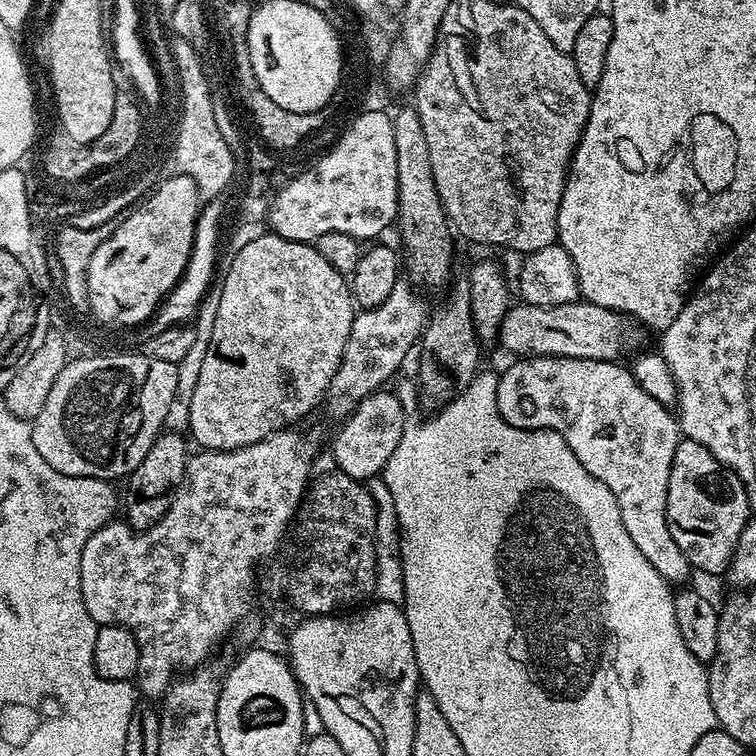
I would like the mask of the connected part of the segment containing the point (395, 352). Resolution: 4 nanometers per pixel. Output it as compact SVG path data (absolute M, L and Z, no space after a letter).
M401 282L394 286L390 298L386 298L382 306L366 308L353 315L350 338L346 342L342 362L328 387L331 399L336 399L338 407L351 410L362 398L383 389L387 385L384 383L403 366L408 351L417 347L430 315L430 308L424 305L419 294L411 283Z

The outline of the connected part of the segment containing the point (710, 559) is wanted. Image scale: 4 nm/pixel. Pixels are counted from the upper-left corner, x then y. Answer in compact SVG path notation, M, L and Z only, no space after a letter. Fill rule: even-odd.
M684 438L674 450L674 462L670 470L670 486L666 494L666 518L670 526L670 538L678 542L678 550L686 554L689 565L700 572L709 572L712 576L723 577L728 565L732 563L732 555L738 546L738 534L750 519L748 495L744 483L734 473L727 471L723 464L698 442Z

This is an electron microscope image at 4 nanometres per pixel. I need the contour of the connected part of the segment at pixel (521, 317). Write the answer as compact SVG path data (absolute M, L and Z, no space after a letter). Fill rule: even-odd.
M579 300L556 307L513 305L503 319L498 342L514 356L522 358L556 356L616 362L621 359L622 350L640 345L644 335L643 327L629 317L596 303Z

